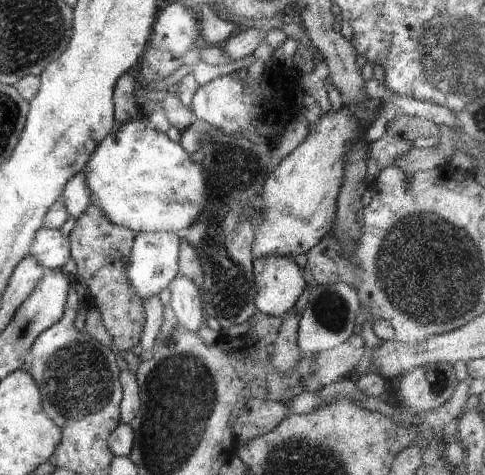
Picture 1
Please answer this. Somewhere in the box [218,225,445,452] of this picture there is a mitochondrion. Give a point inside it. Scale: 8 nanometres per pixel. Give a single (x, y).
(331, 308)

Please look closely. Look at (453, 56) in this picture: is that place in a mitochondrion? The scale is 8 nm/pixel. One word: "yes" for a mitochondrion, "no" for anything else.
yes

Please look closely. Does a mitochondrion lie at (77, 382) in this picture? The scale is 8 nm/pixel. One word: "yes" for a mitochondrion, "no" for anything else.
yes

